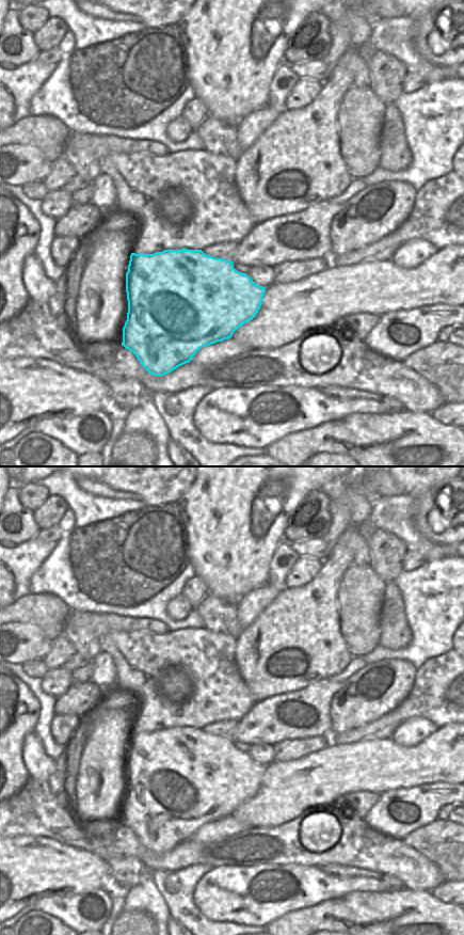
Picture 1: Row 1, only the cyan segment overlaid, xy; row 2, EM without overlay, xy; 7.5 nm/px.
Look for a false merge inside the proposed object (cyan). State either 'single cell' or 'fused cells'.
single cell

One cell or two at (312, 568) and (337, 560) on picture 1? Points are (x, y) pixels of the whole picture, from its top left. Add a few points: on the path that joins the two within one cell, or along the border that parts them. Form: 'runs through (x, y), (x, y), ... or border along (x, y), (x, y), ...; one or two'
border along (323, 559), (319, 571), (306, 584); two

